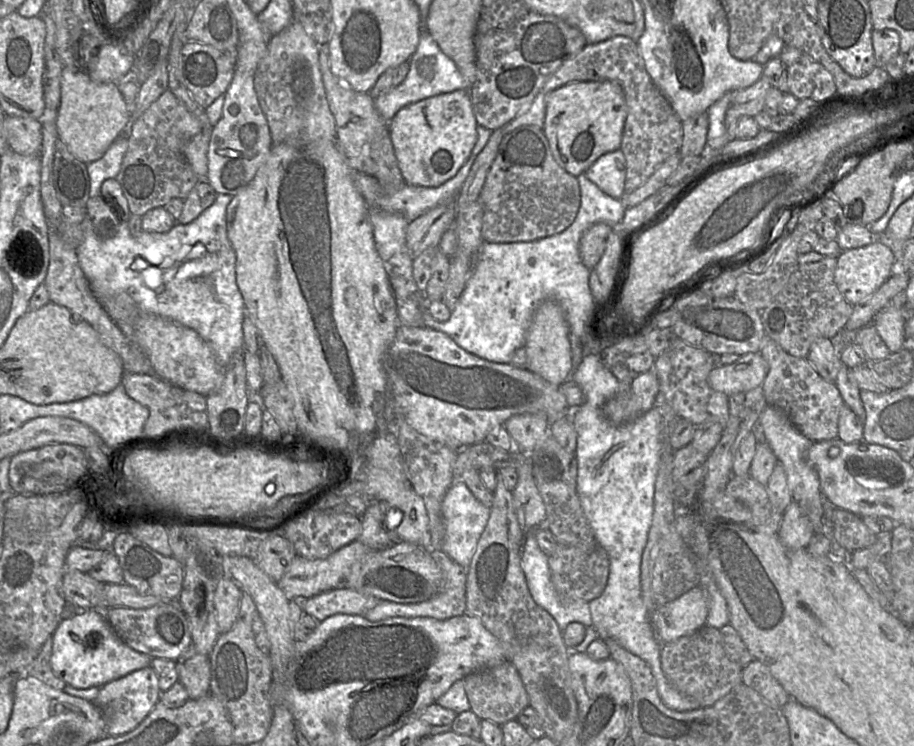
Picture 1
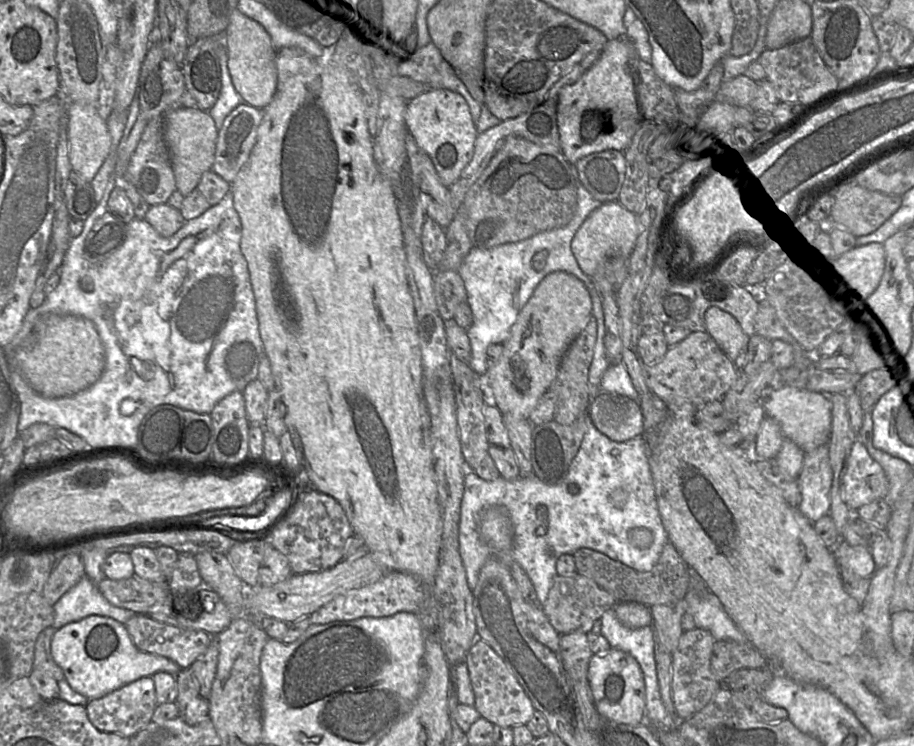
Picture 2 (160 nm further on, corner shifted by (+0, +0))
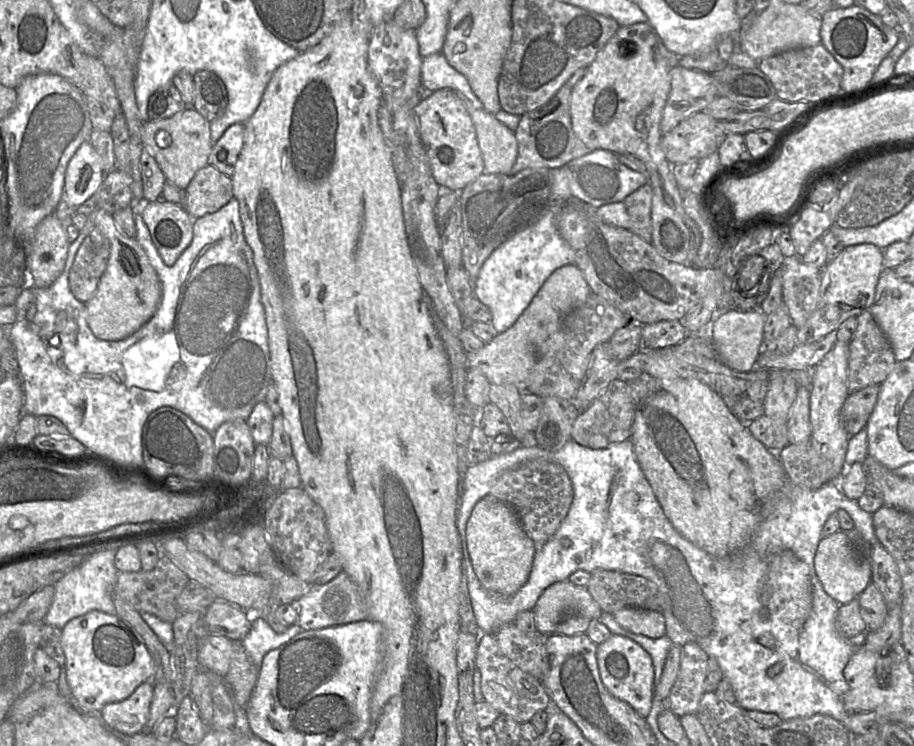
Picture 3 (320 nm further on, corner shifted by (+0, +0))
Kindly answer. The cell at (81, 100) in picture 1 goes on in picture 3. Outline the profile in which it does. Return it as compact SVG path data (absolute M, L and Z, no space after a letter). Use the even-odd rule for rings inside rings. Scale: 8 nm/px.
M89 140L83 142L67 167L64 200L77 209L99 190L105 176L100 155Z

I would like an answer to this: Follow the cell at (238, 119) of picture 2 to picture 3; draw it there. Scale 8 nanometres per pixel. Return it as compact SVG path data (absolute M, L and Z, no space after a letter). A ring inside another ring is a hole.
M243 123L229 126L222 137L213 145L208 163L231 177L244 145L244 136L245 125Z

